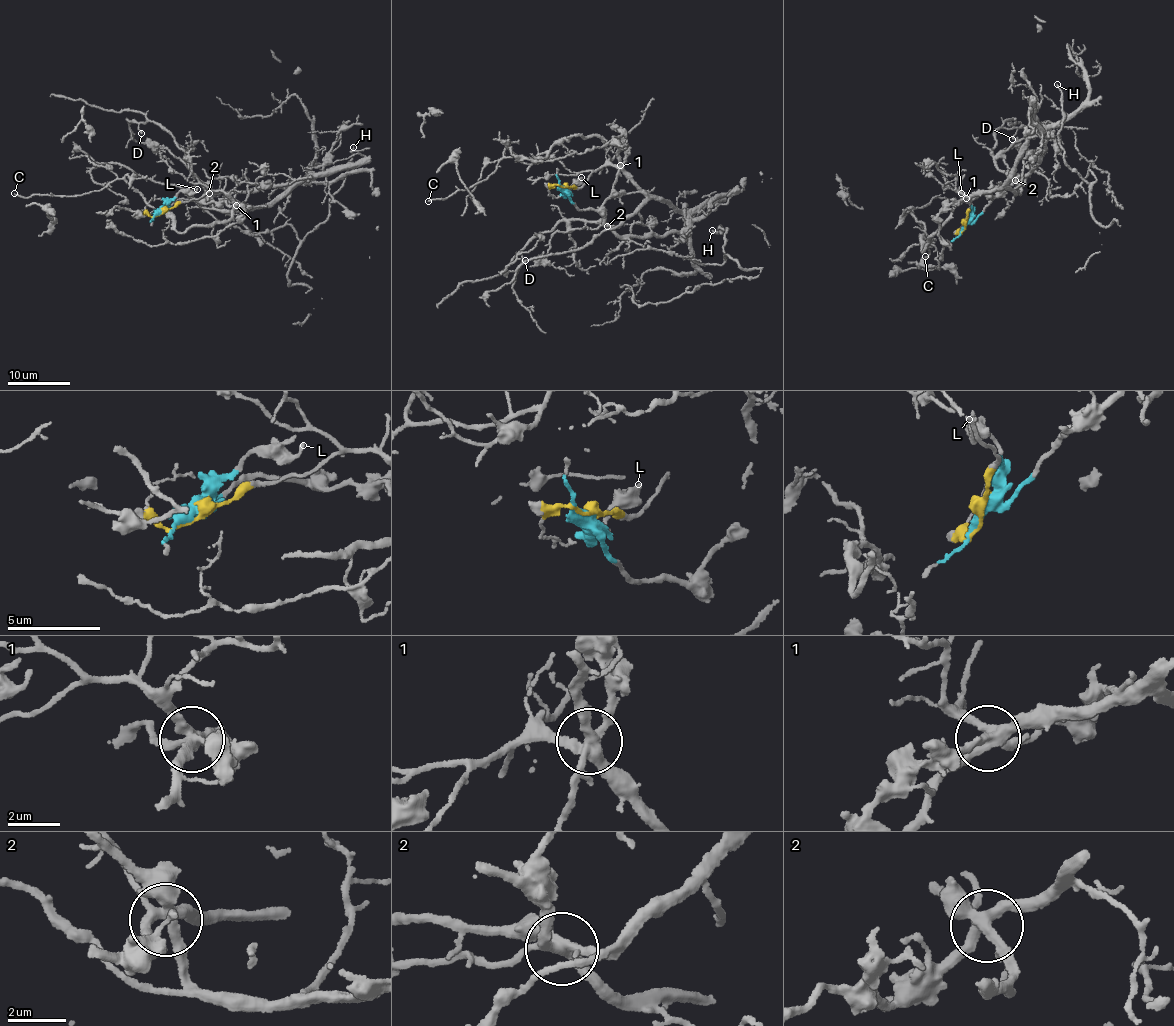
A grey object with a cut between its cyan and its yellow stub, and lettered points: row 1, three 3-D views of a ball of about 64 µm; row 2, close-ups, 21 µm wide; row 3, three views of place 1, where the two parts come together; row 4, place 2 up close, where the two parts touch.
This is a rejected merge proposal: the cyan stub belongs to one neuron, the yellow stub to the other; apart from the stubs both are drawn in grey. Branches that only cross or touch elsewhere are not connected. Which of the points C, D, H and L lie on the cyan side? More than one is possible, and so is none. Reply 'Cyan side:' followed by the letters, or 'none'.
Cyan side: H, L

